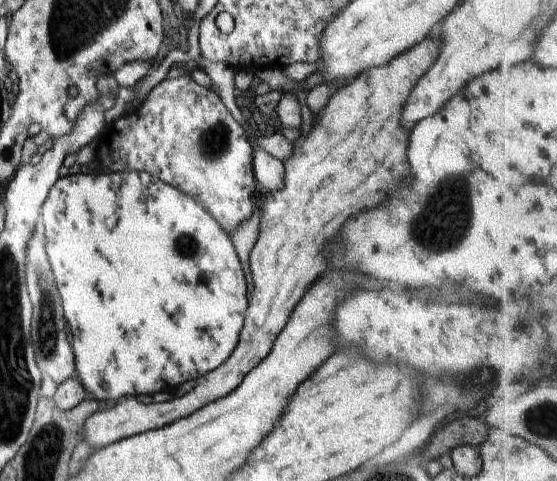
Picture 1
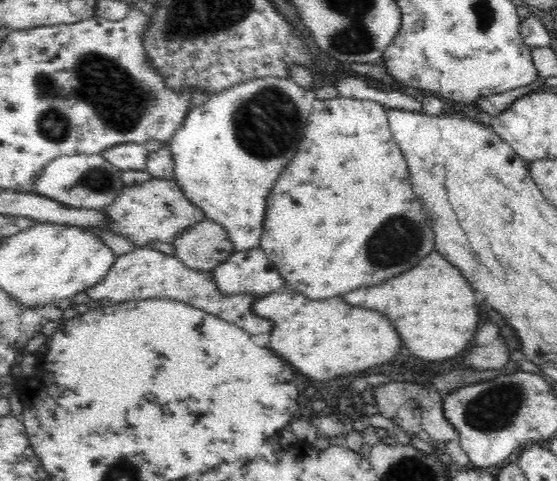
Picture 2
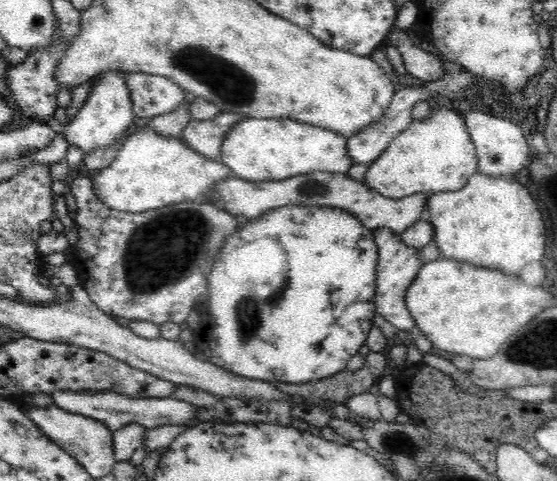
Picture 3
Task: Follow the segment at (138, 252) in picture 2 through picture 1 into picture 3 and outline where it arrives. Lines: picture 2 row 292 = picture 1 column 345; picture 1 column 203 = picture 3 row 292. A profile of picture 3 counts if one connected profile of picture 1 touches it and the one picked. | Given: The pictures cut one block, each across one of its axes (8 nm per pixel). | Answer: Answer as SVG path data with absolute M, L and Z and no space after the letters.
M386 227L372 229L376 247L378 247L378 266L376 266L377 288L374 295L376 312L384 315L384 319L400 330L407 331L416 328L416 321L406 307L406 294L413 286L414 278L422 268L419 249L404 245L404 241L394 231Z

